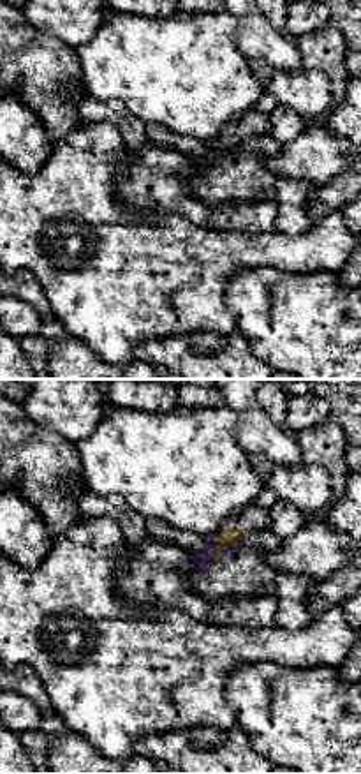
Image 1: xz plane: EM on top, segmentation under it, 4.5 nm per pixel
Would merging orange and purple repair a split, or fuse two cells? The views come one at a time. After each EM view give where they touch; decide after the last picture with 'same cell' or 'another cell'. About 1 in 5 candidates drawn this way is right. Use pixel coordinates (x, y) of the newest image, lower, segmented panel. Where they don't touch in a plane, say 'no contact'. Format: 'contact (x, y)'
contact (217, 549)

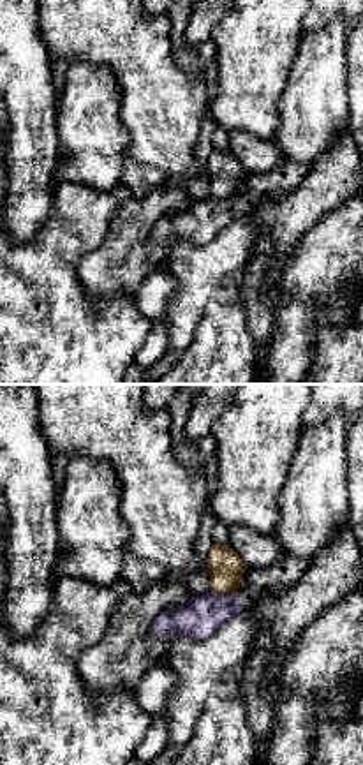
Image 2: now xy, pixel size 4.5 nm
contact (224, 593)

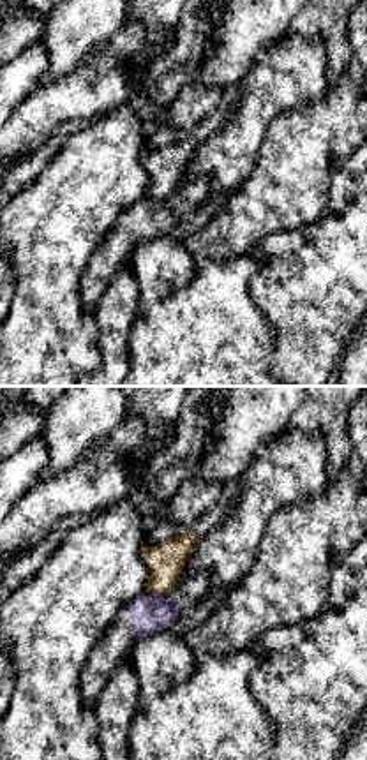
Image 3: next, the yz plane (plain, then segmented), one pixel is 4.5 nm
contact (157, 593)

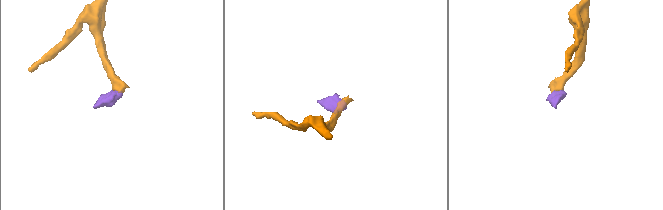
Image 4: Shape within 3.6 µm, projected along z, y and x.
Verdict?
another cell

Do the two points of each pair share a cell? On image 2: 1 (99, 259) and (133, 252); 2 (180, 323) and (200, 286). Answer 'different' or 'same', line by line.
1: same
2: same

